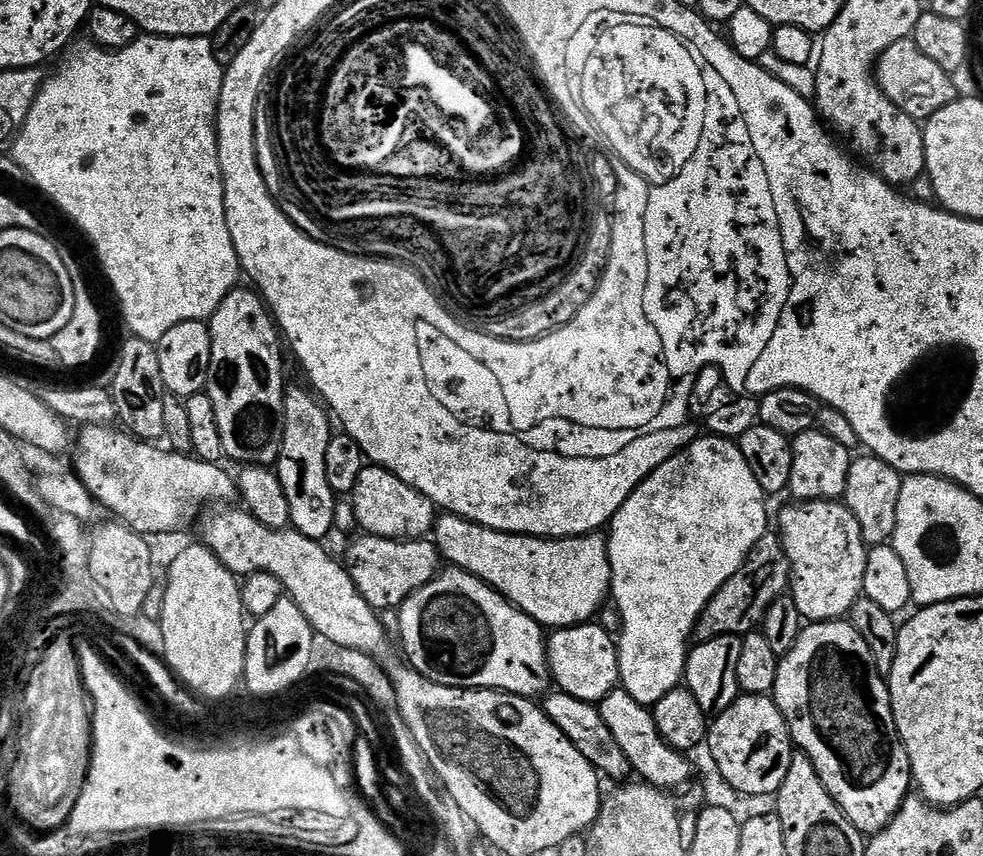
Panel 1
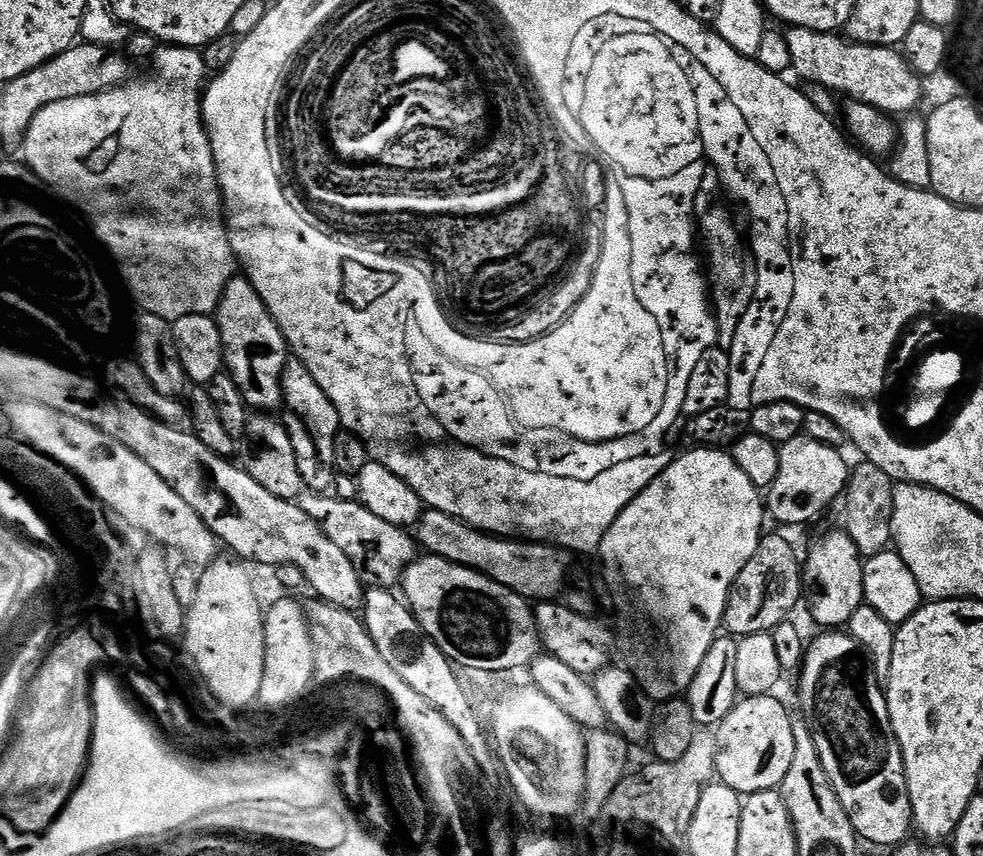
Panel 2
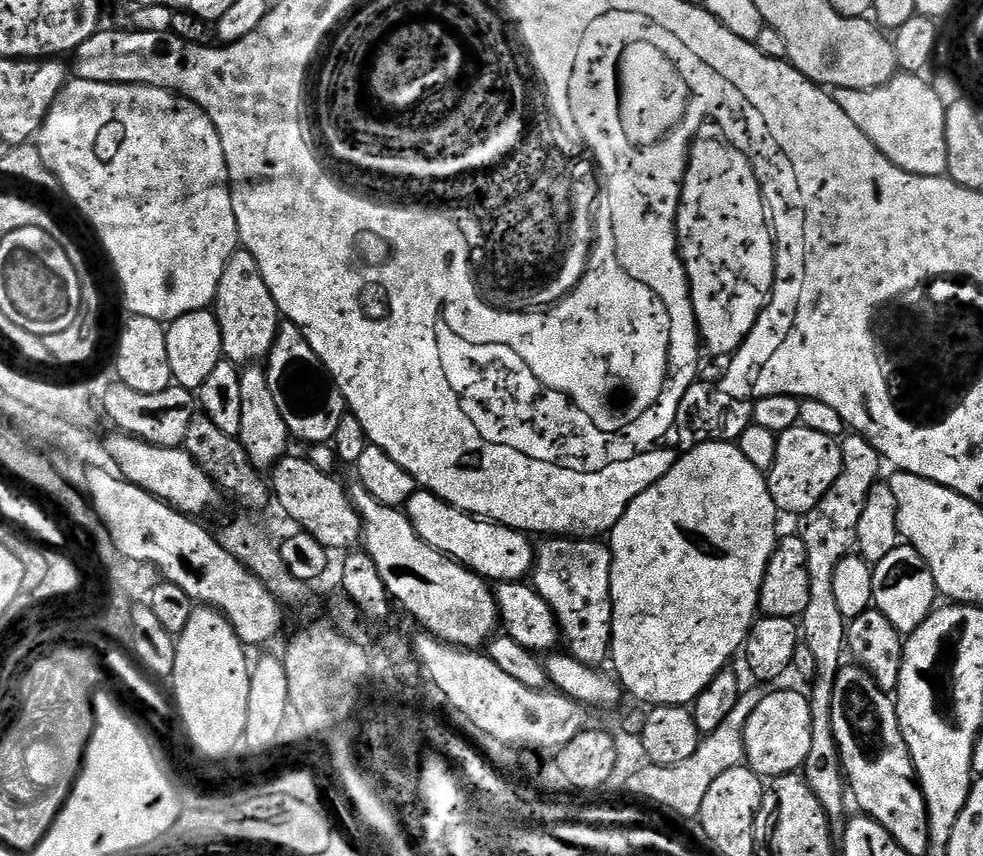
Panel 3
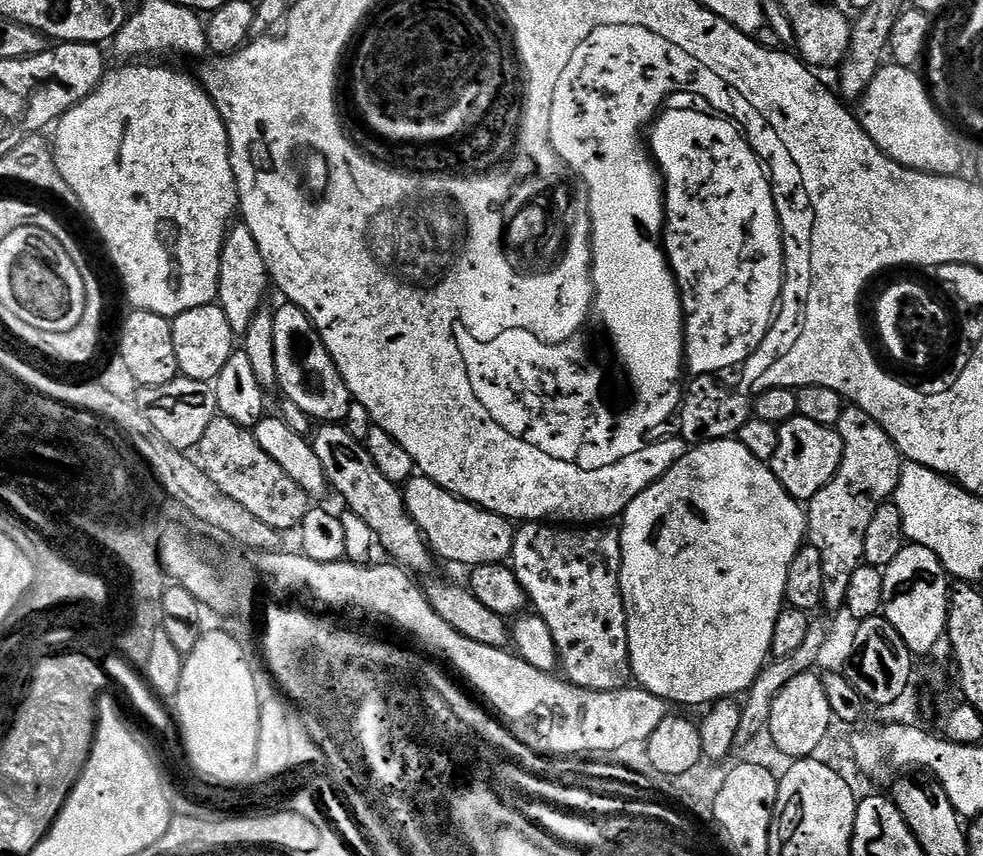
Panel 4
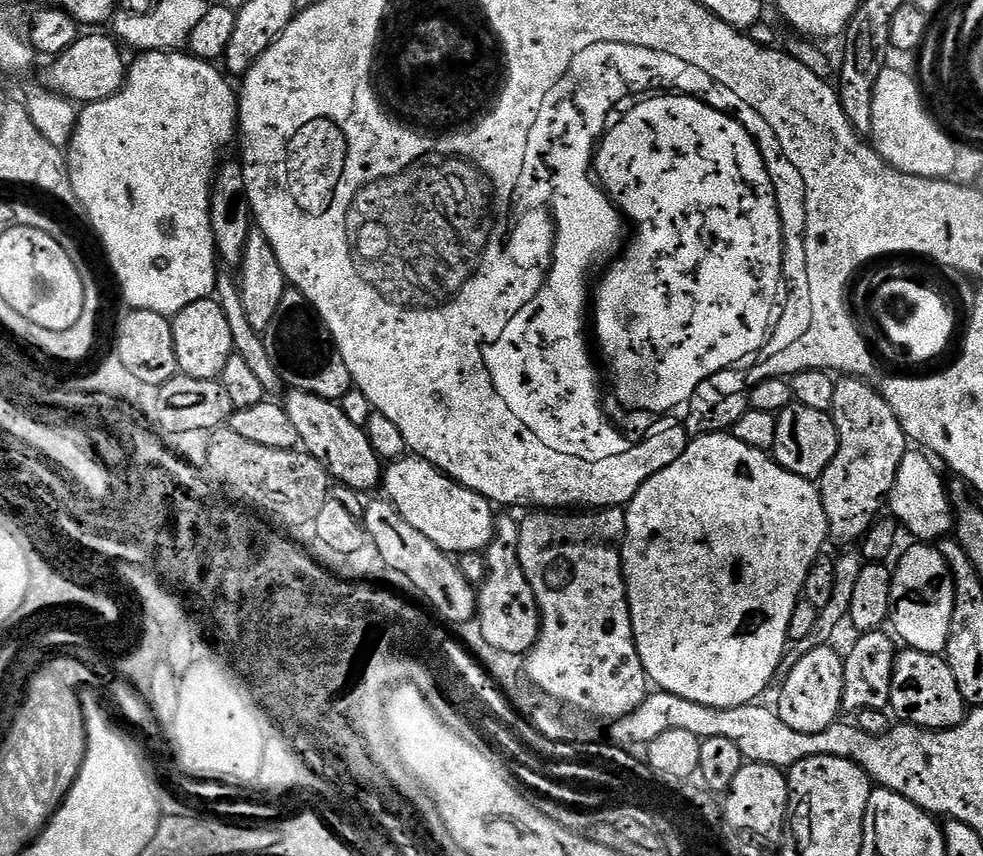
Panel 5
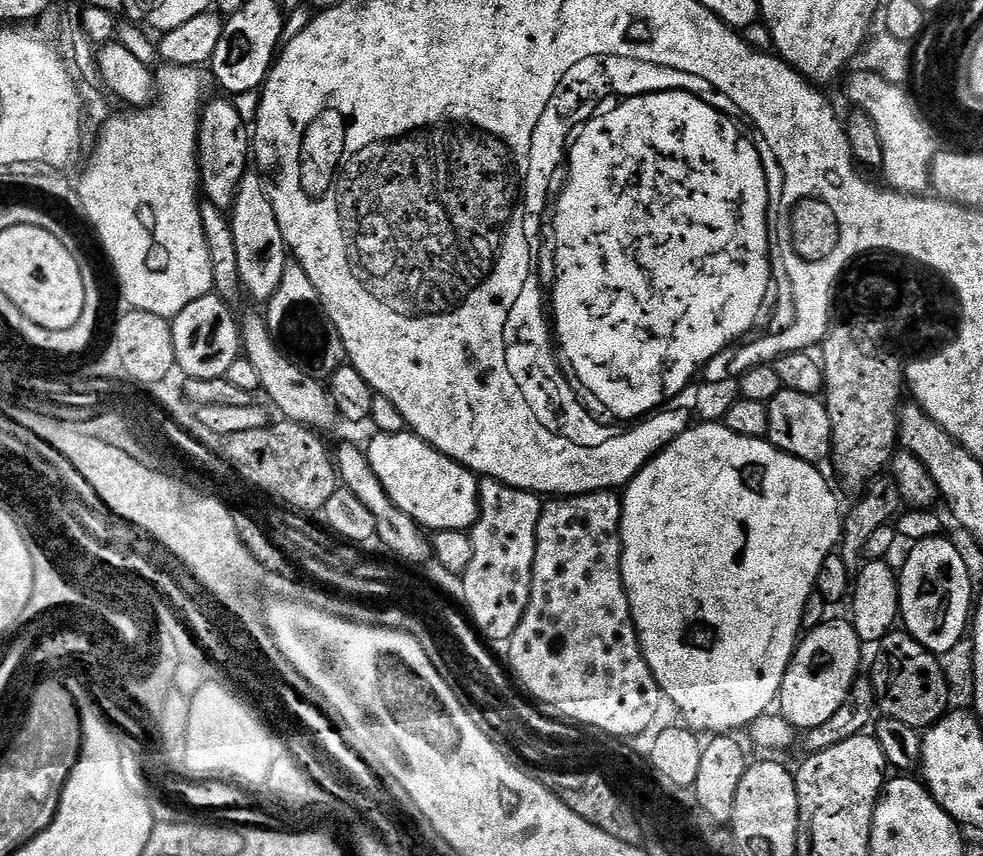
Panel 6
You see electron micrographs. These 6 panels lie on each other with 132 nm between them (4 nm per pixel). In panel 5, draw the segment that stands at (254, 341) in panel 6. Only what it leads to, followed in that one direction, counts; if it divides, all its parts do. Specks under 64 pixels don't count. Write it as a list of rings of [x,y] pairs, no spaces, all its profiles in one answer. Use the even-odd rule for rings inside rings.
[[[292,390],[283,397],[282,403],[286,414],[290,414],[290,422],[294,422],[296,439],[303,451],[318,458],[333,481],[361,494],[368,494],[371,488],[381,487],[380,455],[374,450],[374,446],[370,446],[370,438],[364,433],[364,429],[354,426],[354,422],[350,422],[350,418],[342,414],[337,401]]]

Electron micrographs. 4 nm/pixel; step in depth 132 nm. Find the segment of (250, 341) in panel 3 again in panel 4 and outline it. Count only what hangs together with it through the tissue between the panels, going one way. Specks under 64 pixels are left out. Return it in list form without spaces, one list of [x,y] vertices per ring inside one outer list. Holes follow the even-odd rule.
[[[242,222],[237,223],[224,238],[216,295],[222,314],[226,314],[226,322],[230,322],[233,333],[244,333],[254,320],[254,314],[258,314],[265,307],[264,295],[267,294],[268,288],[270,292],[262,250],[258,250],[258,242],[254,242],[254,234],[250,234],[247,226]]]

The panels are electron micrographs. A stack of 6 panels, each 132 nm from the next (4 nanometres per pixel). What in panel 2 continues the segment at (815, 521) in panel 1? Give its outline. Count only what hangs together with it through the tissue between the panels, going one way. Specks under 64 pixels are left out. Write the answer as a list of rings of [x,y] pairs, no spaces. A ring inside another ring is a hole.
[[[847,531],[828,532],[820,541],[811,545],[808,563],[804,566],[806,600],[812,603],[812,616],[824,630],[846,626],[864,599],[864,560],[858,546]]]

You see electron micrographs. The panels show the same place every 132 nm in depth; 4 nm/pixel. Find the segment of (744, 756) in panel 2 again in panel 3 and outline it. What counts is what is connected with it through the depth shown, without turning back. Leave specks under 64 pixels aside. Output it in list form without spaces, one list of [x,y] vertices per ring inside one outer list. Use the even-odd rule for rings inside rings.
[[[769,691],[746,724],[747,767],[761,778],[786,776],[803,769],[812,749],[812,701],[800,692]]]

